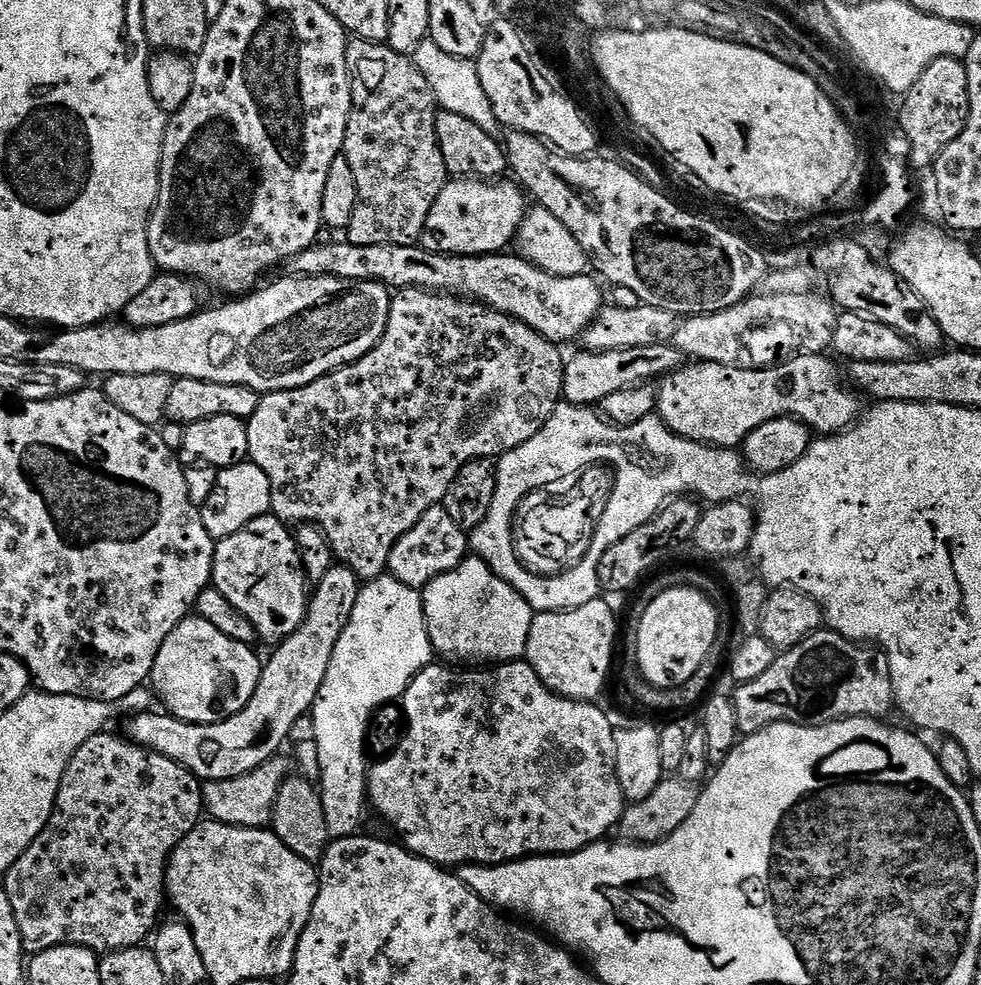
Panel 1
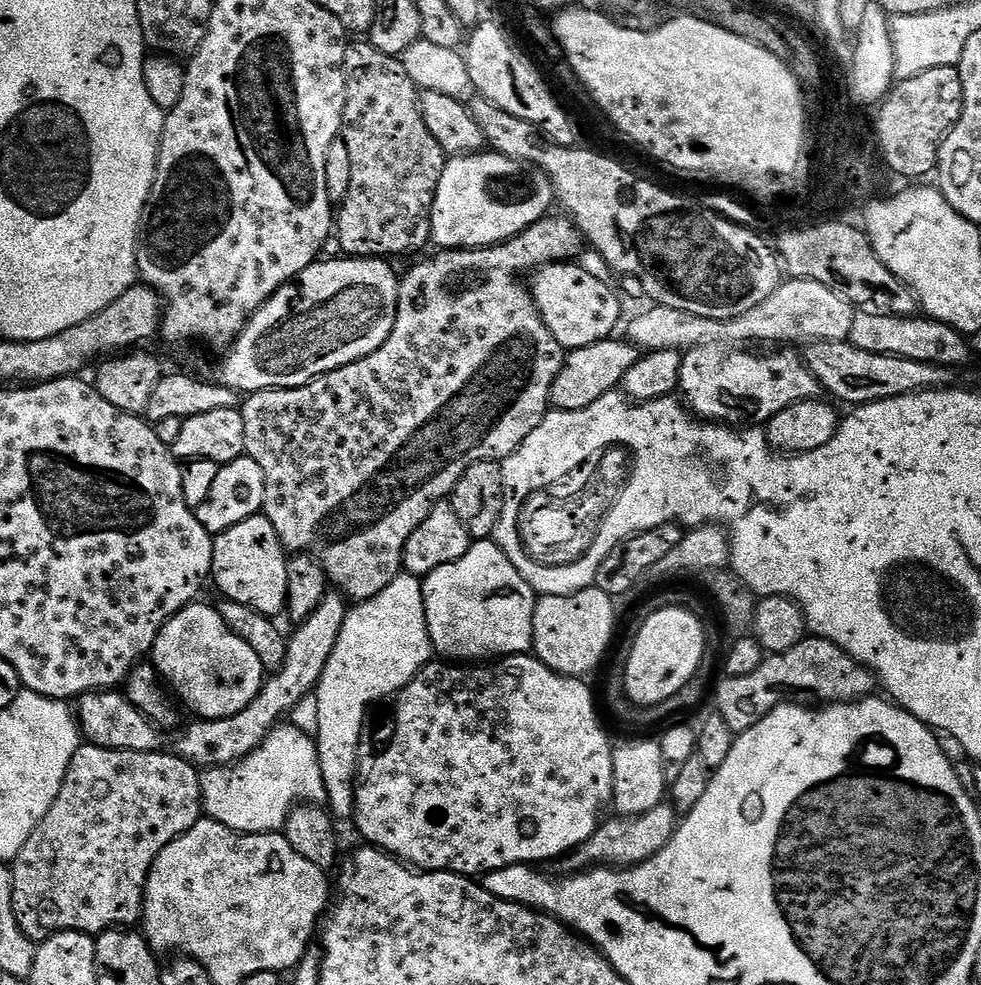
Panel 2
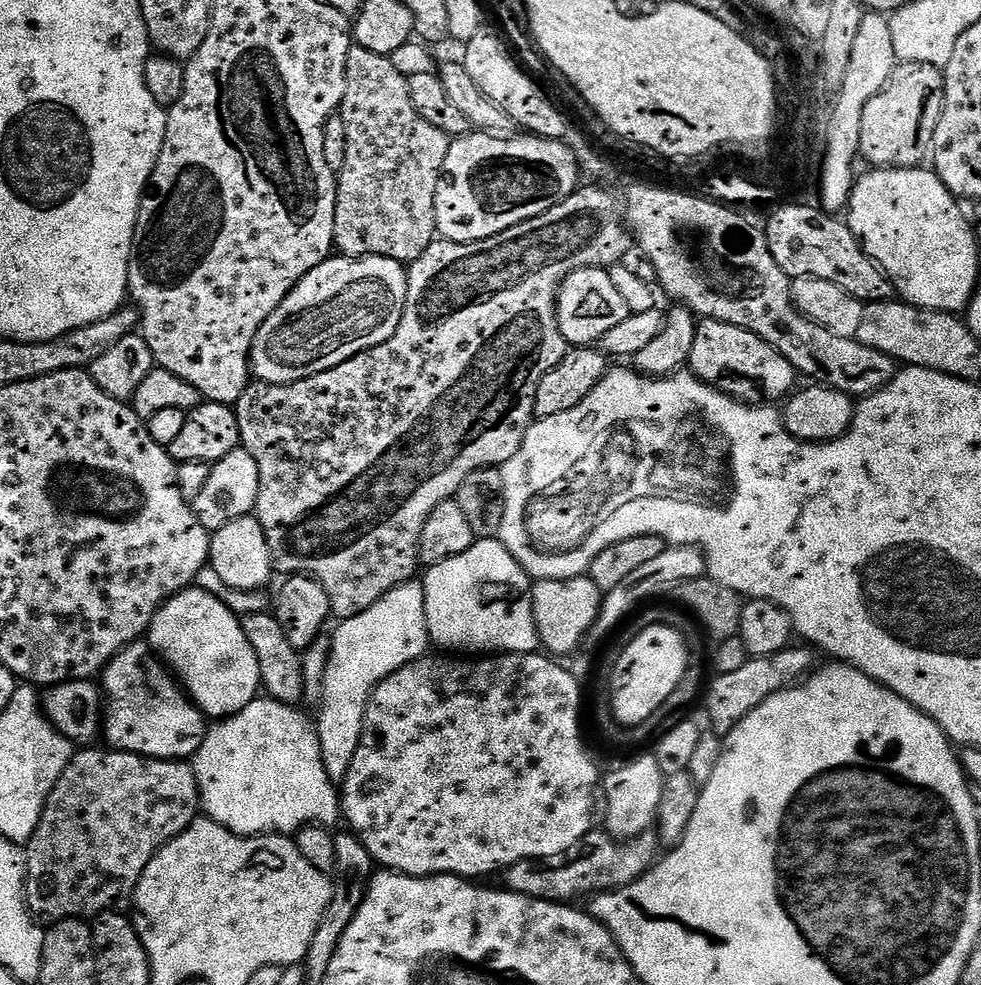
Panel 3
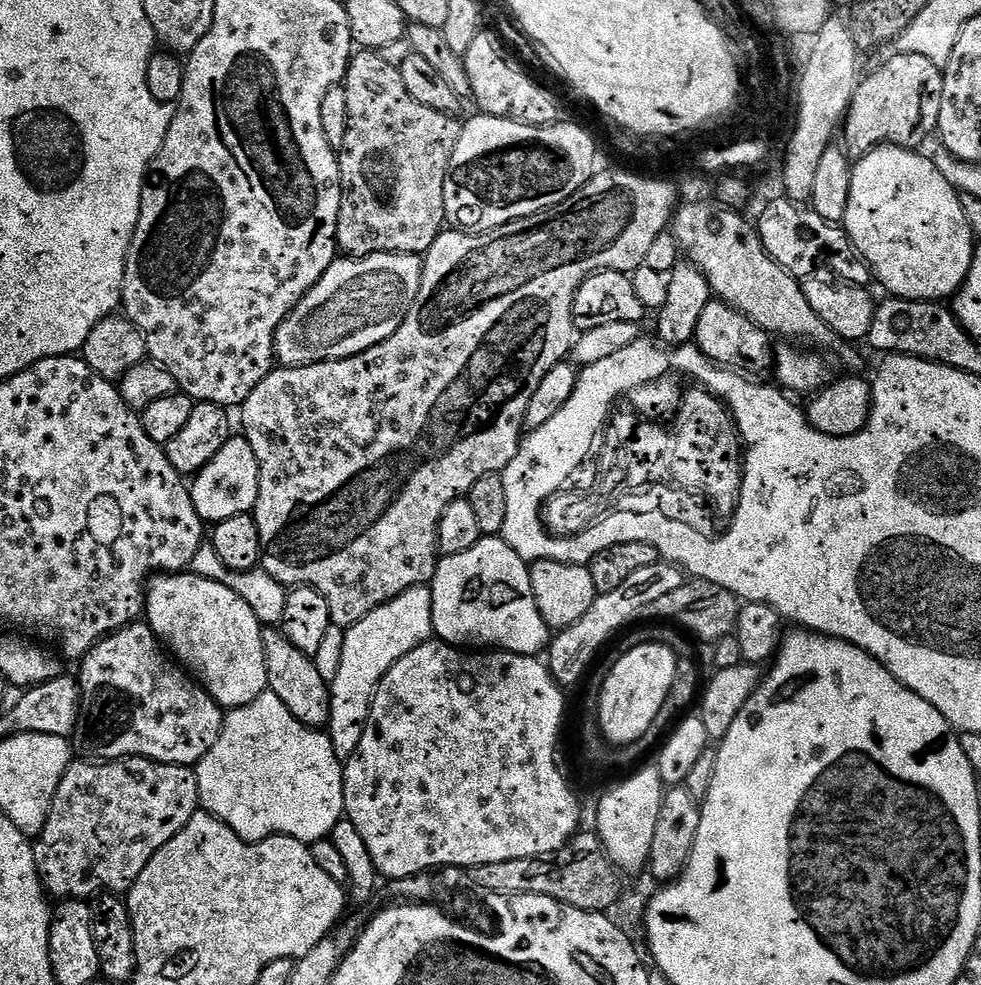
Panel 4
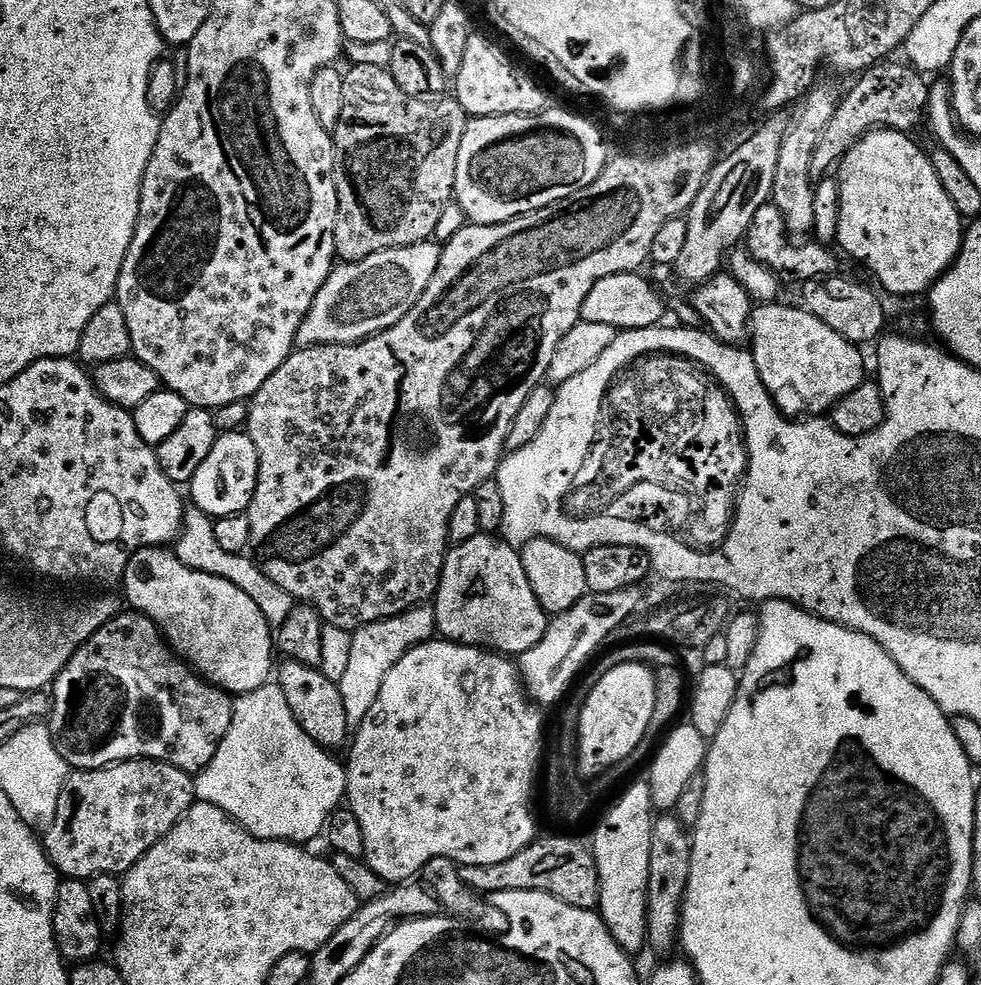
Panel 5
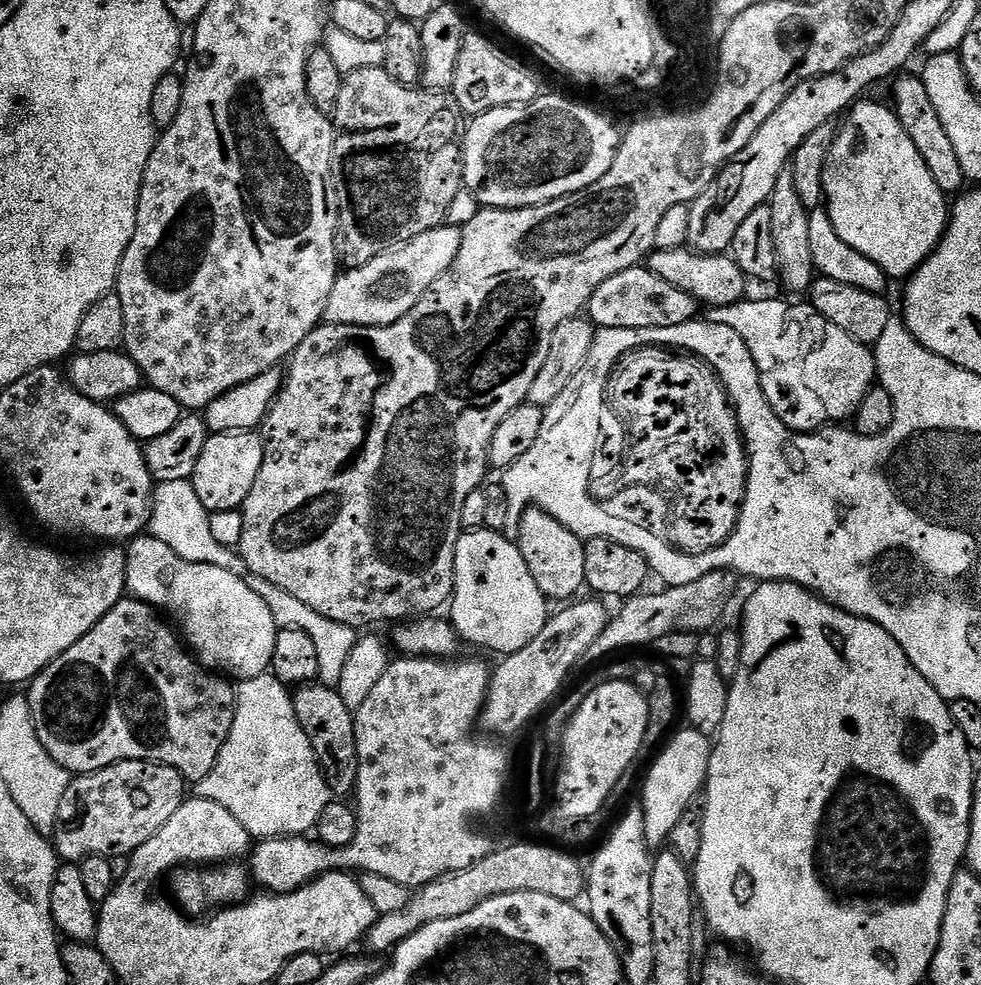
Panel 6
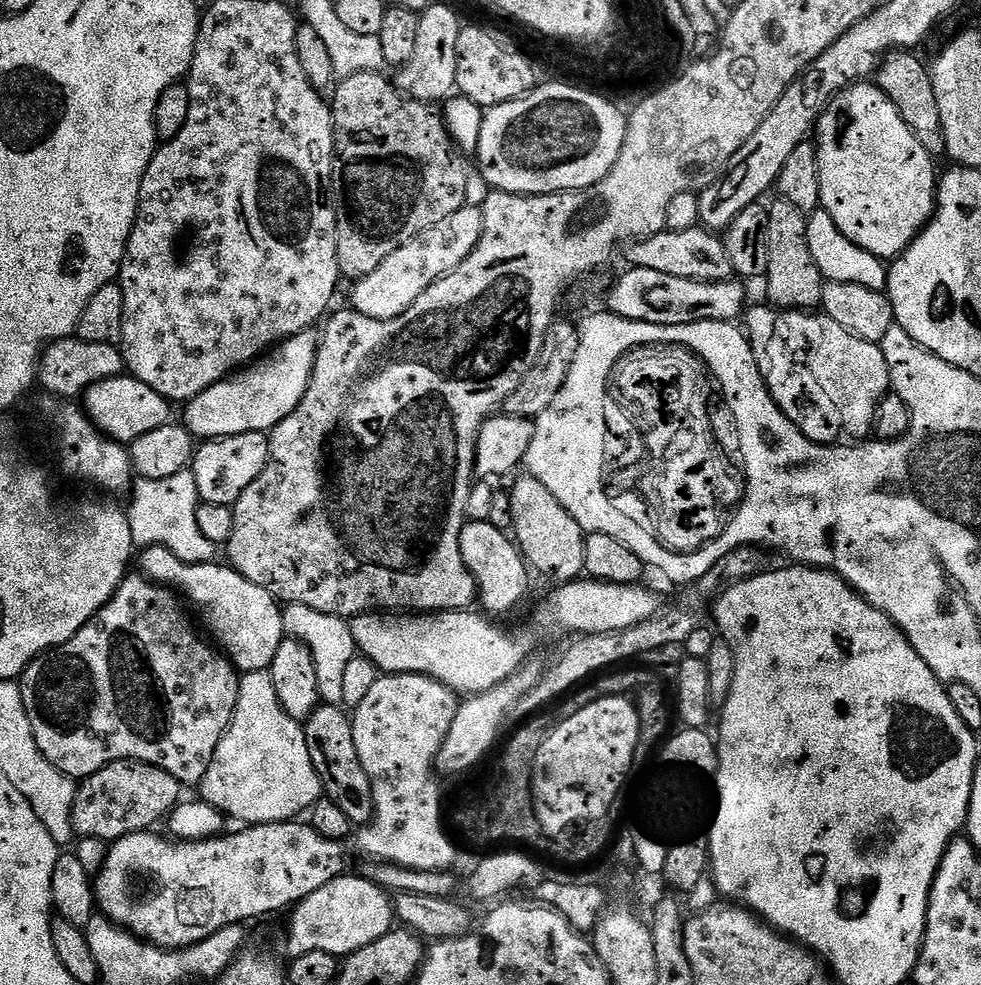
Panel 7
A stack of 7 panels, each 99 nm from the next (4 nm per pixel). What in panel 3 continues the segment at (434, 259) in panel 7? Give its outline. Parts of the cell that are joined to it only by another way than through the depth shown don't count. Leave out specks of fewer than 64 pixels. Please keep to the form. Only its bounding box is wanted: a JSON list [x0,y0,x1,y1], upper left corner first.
[252,255,408,384]

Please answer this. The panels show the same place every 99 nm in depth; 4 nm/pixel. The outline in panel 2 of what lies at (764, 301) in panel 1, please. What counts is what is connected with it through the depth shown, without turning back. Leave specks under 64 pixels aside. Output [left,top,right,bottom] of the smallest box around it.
[627,279,854,352]

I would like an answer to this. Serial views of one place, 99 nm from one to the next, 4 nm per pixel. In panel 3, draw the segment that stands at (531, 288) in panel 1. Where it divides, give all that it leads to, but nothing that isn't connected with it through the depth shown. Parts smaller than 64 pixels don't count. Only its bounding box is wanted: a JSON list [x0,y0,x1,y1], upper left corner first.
[556,268,629,346]

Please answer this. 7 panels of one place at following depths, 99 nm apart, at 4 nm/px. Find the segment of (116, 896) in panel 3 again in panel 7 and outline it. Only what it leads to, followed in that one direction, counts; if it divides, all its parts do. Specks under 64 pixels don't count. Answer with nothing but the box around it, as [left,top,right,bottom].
[72,760,182,840]

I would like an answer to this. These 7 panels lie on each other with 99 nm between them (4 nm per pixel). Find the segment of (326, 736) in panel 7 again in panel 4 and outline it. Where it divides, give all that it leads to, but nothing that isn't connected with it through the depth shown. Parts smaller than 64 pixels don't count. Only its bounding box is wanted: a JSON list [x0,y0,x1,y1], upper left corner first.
[262,626,332,729]

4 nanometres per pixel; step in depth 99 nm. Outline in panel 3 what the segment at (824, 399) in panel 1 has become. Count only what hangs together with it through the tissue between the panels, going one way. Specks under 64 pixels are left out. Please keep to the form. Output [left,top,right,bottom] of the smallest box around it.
[686,319,798,406]

